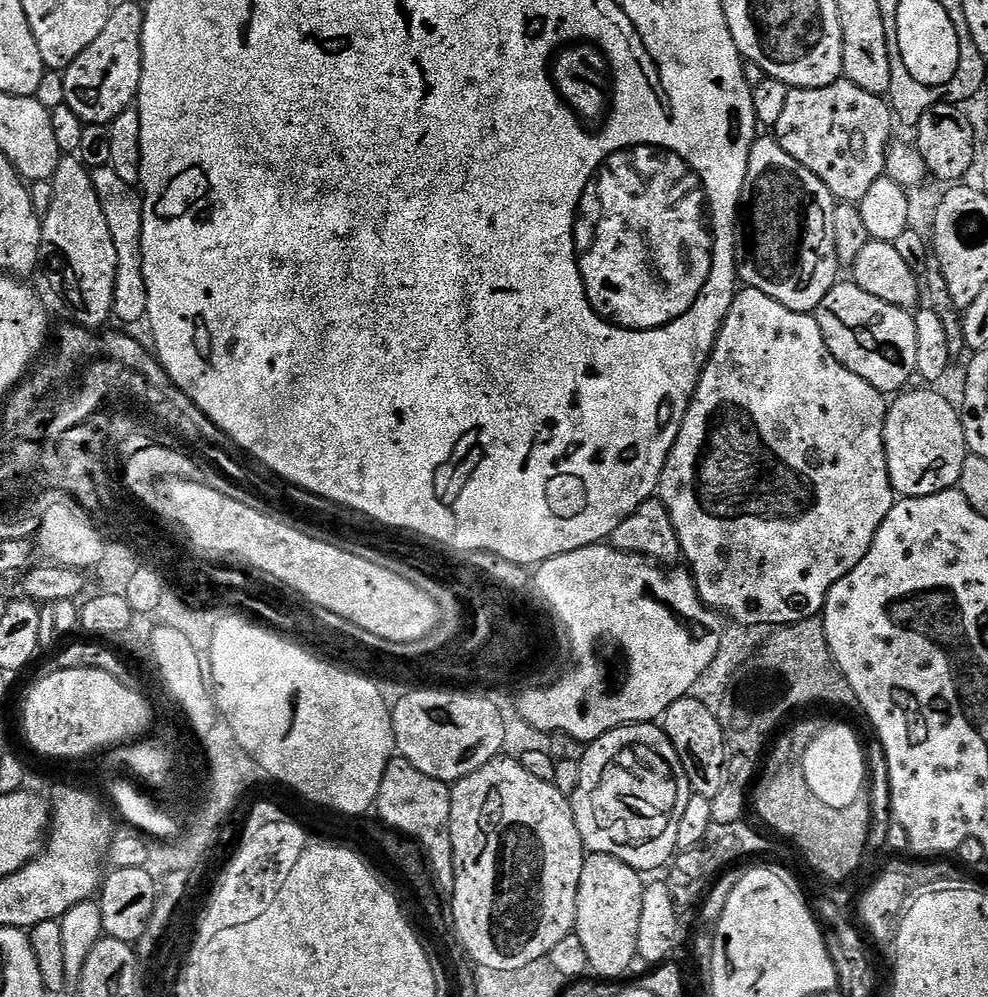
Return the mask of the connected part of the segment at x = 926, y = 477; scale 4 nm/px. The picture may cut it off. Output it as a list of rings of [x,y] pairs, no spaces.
[[[935,390],[912,391],[905,391],[891,401],[884,423],[892,490],[904,498],[929,496],[957,487],[962,478],[962,462],[970,455],[959,411],[940,398]]]

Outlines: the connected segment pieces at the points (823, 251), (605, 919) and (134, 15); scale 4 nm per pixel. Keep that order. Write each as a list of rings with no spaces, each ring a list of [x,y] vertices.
[[[771,135],[755,140],[746,166],[746,182],[740,195],[738,235],[736,237],[736,271],[747,287],[762,290],[774,302],[782,302],[795,312],[815,313],[826,294],[838,282],[838,265],[834,254],[834,210],[837,199],[806,166],[794,162]]]
[[[585,855],[582,866],[582,882],[578,886],[578,902],[576,903],[576,926],[574,934],[582,938],[582,946],[586,950],[588,967],[597,977],[605,981],[616,980],[638,957],[638,917],[642,915],[642,894],[644,893],[645,877],[636,869],[626,866],[613,856]]]
[[[120,4],[111,9],[106,30],[74,58],[69,68],[63,69],[66,98],[64,102],[78,114],[85,125],[111,125],[137,103],[142,78],[142,34],[144,8],[136,4]]]

